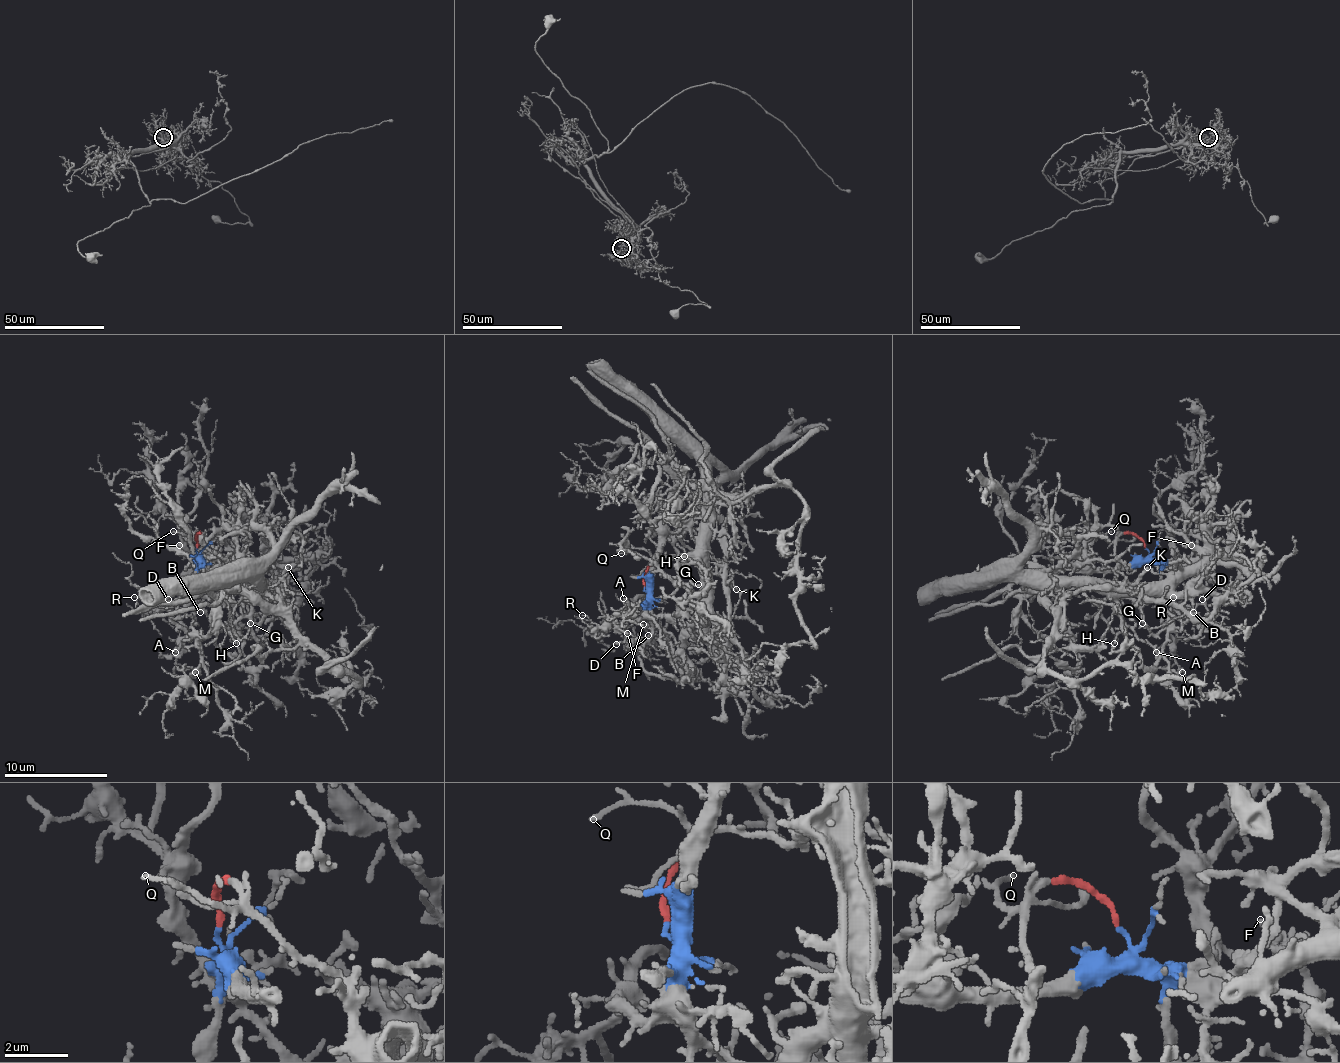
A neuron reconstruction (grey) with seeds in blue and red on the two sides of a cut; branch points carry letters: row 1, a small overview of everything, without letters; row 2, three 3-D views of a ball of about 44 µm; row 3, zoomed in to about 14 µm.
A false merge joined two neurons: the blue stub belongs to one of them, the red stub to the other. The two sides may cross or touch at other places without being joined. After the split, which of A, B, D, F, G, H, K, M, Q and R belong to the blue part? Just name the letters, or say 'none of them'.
A, B, D, F, M, R

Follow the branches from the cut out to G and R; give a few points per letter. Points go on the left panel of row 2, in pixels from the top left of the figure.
G: (198, 546), (201, 533), (239, 569), (242, 579), (252, 590), (244, 605), (250, 623)
R: (198, 548), (193, 595), (182, 605), (172, 610), (154, 608), (133, 597)

